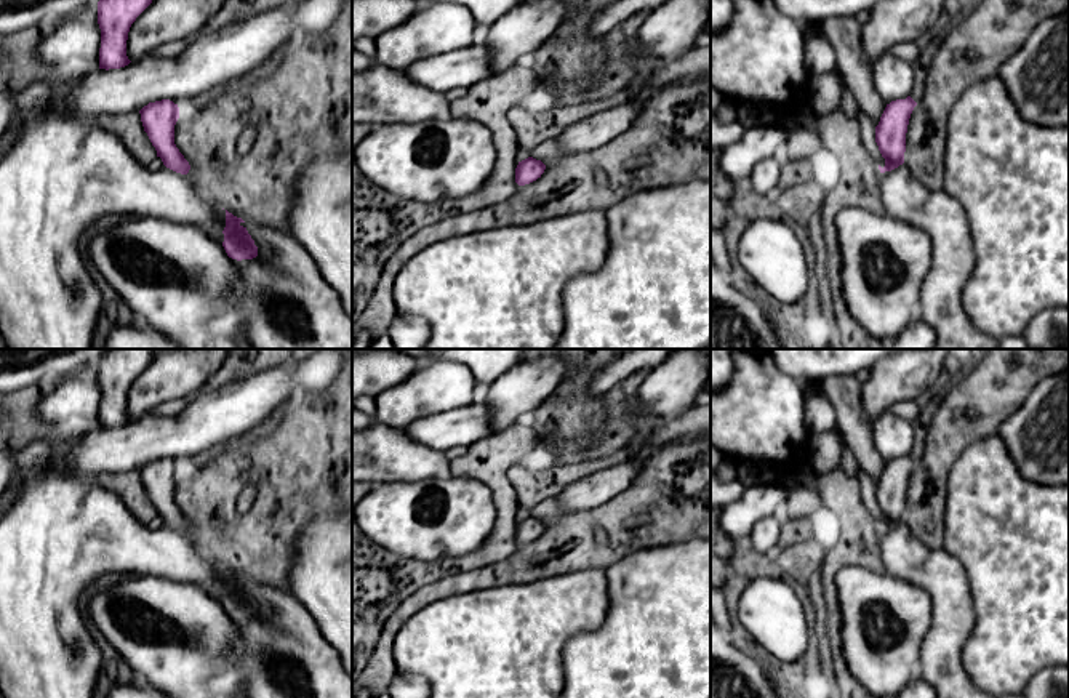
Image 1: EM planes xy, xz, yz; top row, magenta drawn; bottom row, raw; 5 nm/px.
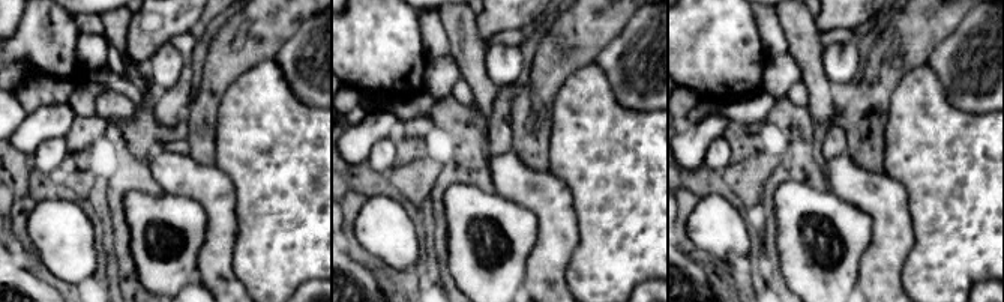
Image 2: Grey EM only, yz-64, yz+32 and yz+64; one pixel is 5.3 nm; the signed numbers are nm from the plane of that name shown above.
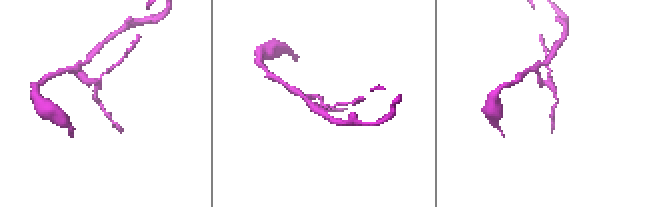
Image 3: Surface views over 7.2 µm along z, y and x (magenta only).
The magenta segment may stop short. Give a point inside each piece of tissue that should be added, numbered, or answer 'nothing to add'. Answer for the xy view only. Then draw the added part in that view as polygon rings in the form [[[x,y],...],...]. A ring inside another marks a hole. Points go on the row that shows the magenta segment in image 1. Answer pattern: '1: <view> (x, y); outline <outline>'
nothing to add

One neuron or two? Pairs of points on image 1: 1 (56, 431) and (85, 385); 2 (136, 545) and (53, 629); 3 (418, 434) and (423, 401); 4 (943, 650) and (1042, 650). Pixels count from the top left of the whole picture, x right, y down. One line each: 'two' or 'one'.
1: one
2: one
3: two
4: two

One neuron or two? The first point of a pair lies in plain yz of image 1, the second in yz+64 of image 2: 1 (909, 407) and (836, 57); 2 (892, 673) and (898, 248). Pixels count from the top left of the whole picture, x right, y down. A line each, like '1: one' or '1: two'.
1: two
2: two

